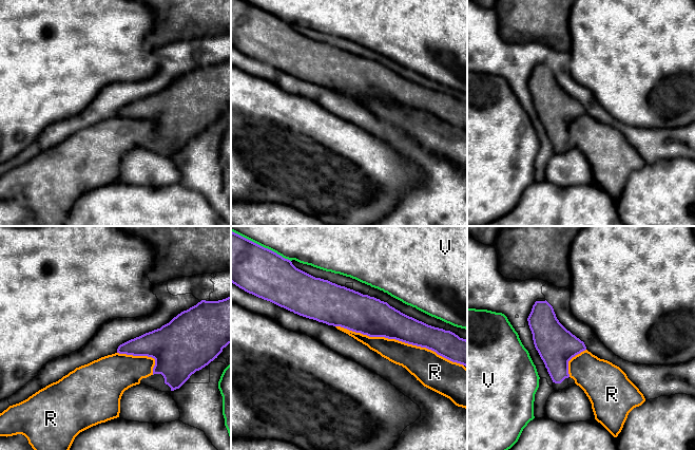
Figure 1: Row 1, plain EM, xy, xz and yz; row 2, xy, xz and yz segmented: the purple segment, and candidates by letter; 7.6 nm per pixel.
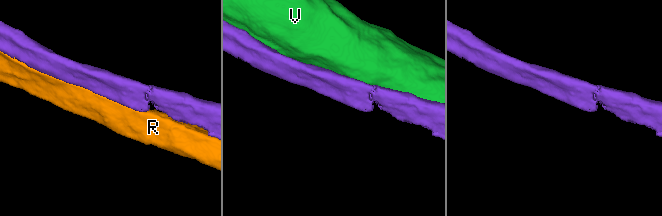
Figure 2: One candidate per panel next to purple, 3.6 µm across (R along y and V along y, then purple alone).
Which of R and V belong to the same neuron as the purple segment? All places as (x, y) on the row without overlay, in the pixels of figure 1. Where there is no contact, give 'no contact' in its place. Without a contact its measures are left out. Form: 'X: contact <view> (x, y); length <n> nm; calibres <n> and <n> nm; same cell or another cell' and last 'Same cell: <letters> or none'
R: contact xz (400, 104); length 1000 nm; calibres 280 and 240 nm; another cell
V: contact xz (267, 12); length 420 nm; calibres 360 and 190 nm; another cell
Same cell: none

